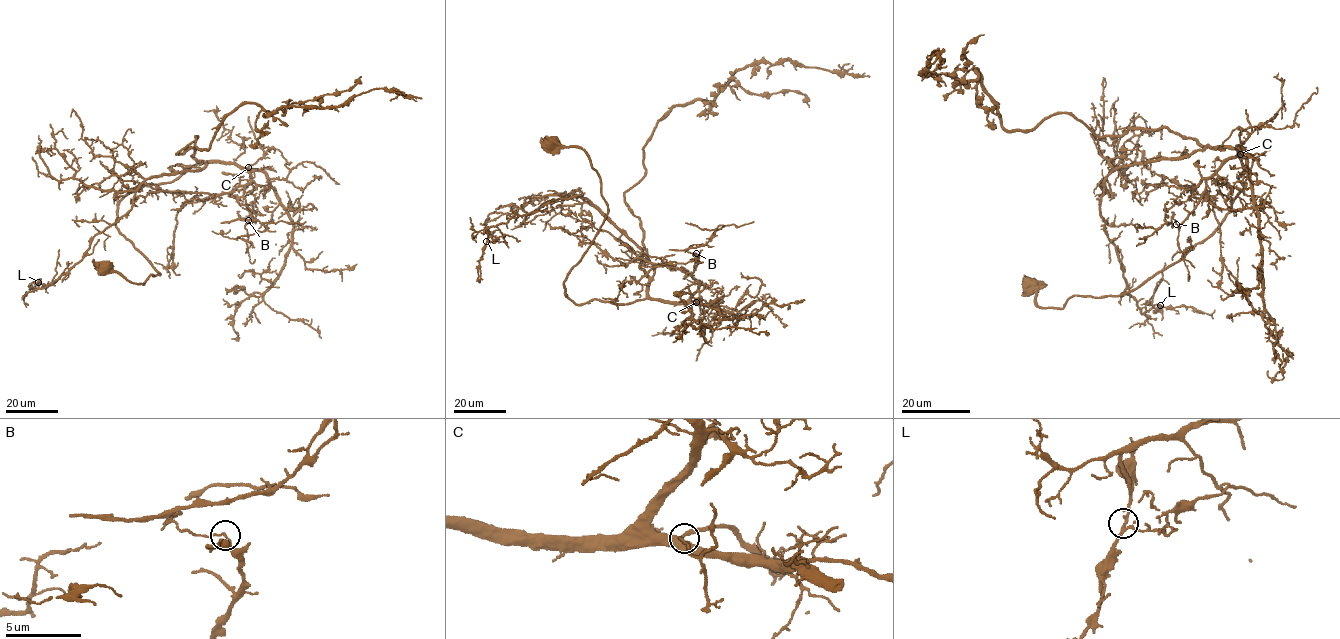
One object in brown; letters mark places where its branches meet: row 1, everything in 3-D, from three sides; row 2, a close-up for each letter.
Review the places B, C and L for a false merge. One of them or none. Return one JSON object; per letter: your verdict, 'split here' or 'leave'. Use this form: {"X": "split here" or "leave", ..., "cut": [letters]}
{"B": "split here", "C": "leave", "L": "leave", "cut": ["B"]}

